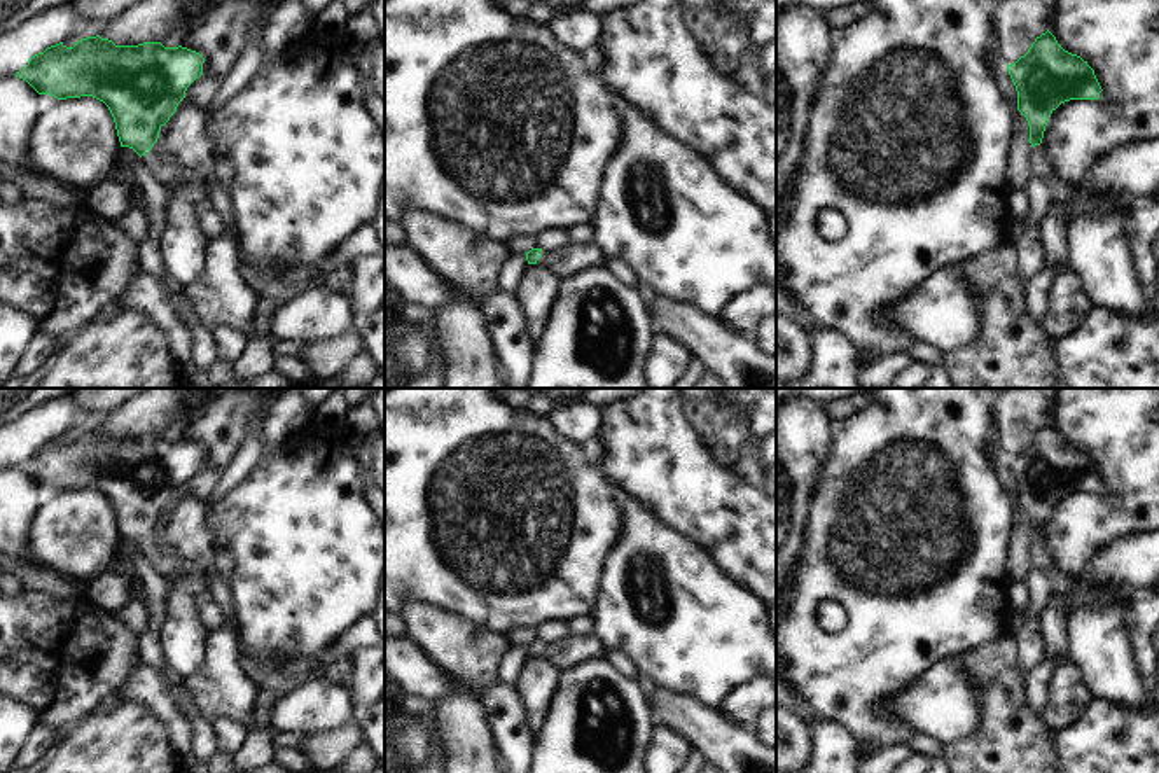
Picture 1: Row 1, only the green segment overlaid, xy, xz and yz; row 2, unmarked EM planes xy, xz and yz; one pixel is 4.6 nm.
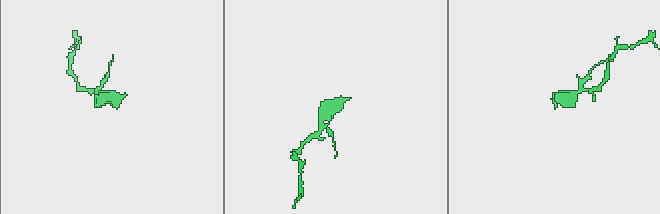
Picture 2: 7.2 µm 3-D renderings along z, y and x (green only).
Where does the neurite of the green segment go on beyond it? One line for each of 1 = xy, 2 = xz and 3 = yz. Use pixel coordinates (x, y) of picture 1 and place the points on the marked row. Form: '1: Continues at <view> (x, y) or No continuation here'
1: Continues at xy (186, 142)
2: Continues at xz (572, 256)
3: Continues at yz (1051, 229).

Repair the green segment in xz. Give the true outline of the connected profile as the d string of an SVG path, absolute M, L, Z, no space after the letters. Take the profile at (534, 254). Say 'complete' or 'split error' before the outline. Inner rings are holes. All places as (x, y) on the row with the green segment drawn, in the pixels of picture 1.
split error; M566 241L558 248L540 248L535 245L526 252L528 264L547 268L556 276L566 276L584 266L603 264L603 248L593 241Z

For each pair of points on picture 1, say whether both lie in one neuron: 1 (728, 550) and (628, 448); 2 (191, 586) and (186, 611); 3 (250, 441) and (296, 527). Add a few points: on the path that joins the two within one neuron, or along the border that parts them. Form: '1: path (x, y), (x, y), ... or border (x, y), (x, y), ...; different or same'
1: path (728, 516), (684, 473), (670, 473), (661, 464); same
2: path (186, 591), (186, 605); same
3: border (252, 467), (222, 495); different

